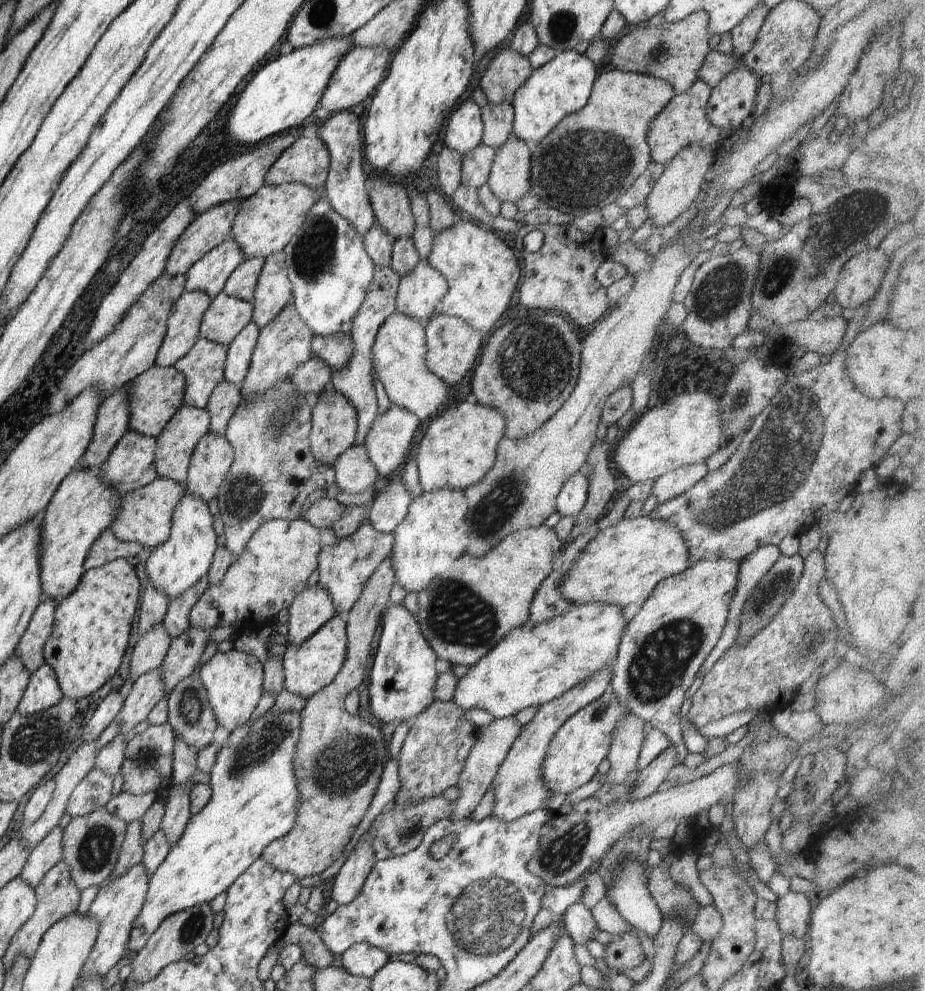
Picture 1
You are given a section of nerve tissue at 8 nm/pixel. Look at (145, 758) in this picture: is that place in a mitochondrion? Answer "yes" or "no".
yes

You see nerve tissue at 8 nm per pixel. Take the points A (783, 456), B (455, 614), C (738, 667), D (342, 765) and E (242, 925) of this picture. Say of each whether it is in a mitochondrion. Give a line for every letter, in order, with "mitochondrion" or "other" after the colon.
A: mitochondrion
B: mitochondrion
C: other
D: mitochondrion
E: other

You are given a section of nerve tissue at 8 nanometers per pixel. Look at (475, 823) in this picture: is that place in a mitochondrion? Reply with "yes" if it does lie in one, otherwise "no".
no

